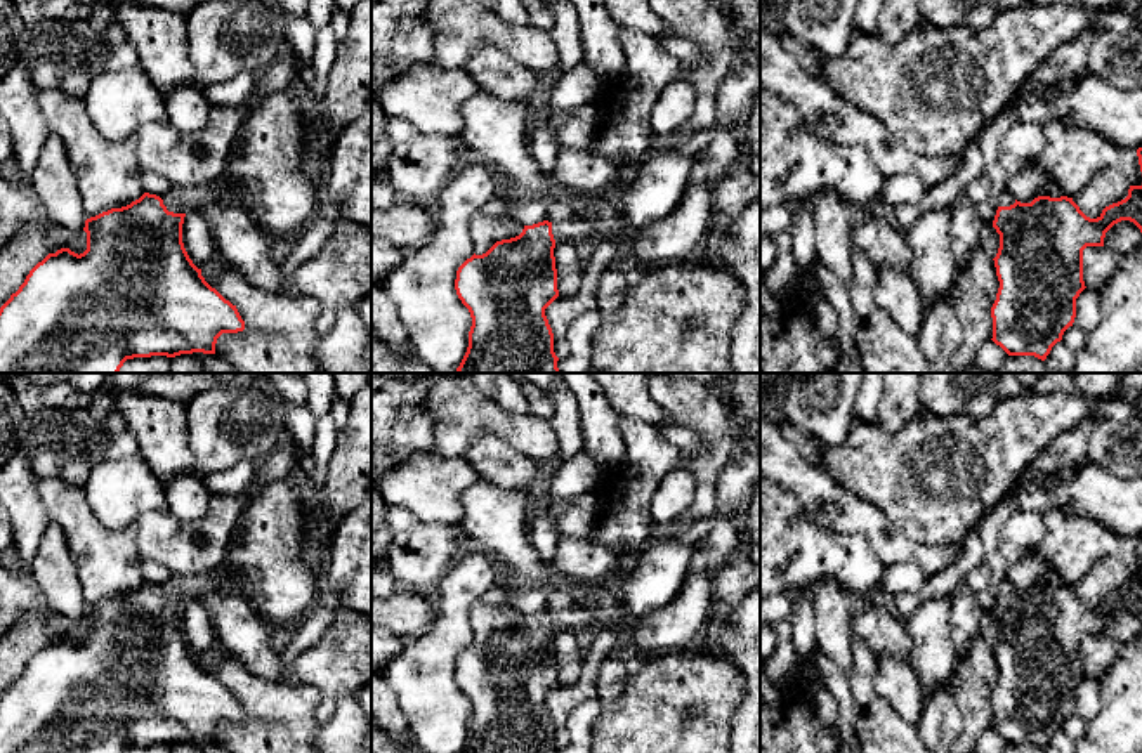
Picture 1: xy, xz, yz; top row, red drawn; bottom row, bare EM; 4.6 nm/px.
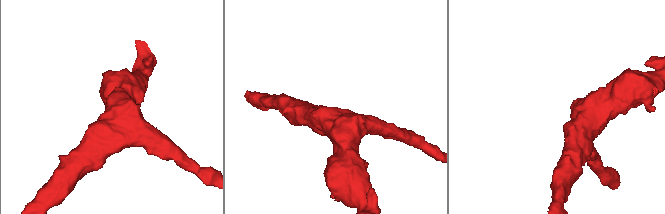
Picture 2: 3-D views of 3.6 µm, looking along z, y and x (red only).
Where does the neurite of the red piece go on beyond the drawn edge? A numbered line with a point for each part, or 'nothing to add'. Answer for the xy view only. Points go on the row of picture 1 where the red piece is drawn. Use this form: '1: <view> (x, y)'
1: xy (181, 200)

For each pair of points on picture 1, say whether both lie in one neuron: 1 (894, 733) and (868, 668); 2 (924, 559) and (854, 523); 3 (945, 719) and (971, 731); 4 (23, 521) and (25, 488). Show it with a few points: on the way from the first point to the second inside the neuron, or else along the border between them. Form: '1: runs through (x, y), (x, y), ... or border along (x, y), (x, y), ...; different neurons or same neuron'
1: runs through (879, 717), (866, 698), (866, 684); same neuron
2: runs through (906, 550), (886, 542), (872, 528); same neuron
3: border along (951, 687), (962, 719), (960, 734); different neurons
4: runs through (23, 512), (23, 497); same neuron

